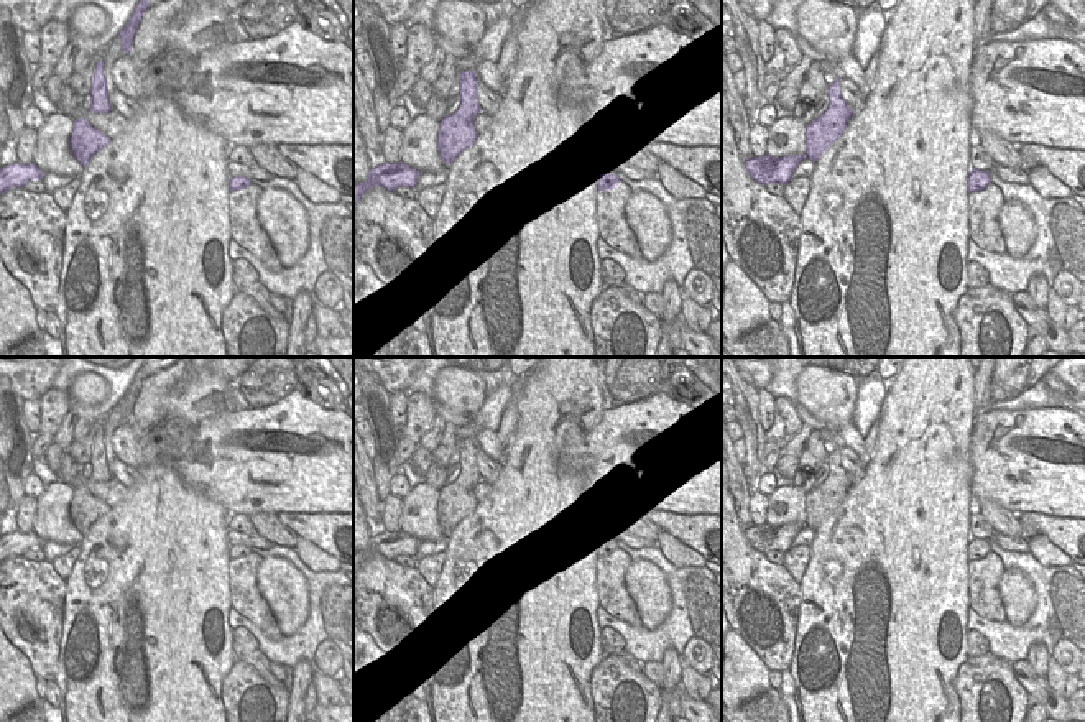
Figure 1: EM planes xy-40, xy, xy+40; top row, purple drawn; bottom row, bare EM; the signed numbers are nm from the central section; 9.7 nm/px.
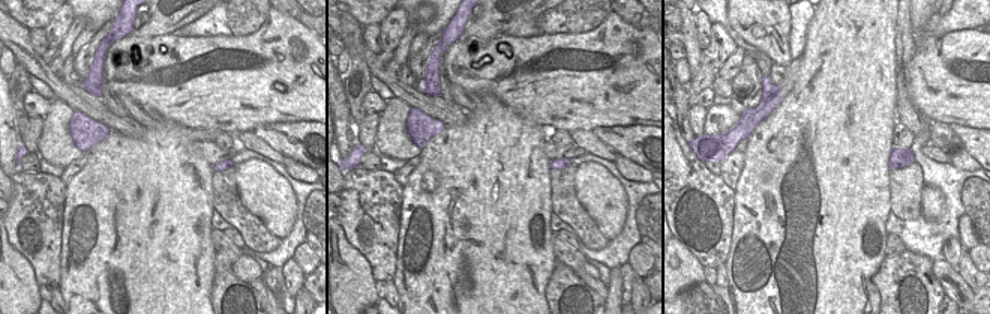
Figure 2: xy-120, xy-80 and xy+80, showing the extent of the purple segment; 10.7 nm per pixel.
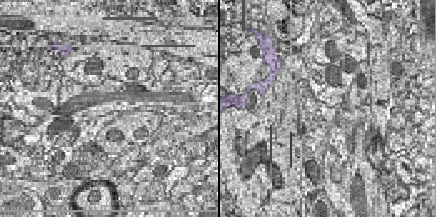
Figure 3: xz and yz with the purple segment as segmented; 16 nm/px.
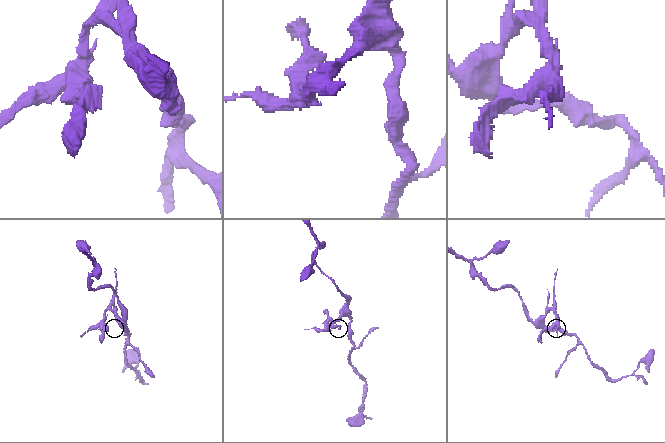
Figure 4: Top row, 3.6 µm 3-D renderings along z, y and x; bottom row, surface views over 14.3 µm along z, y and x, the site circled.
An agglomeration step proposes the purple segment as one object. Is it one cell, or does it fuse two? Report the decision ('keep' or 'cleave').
cleave

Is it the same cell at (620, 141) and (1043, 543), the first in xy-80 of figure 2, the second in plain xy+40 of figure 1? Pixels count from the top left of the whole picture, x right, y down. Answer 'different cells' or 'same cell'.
different cells

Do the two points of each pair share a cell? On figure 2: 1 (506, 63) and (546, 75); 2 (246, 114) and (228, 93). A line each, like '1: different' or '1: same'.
1: same
2: same

